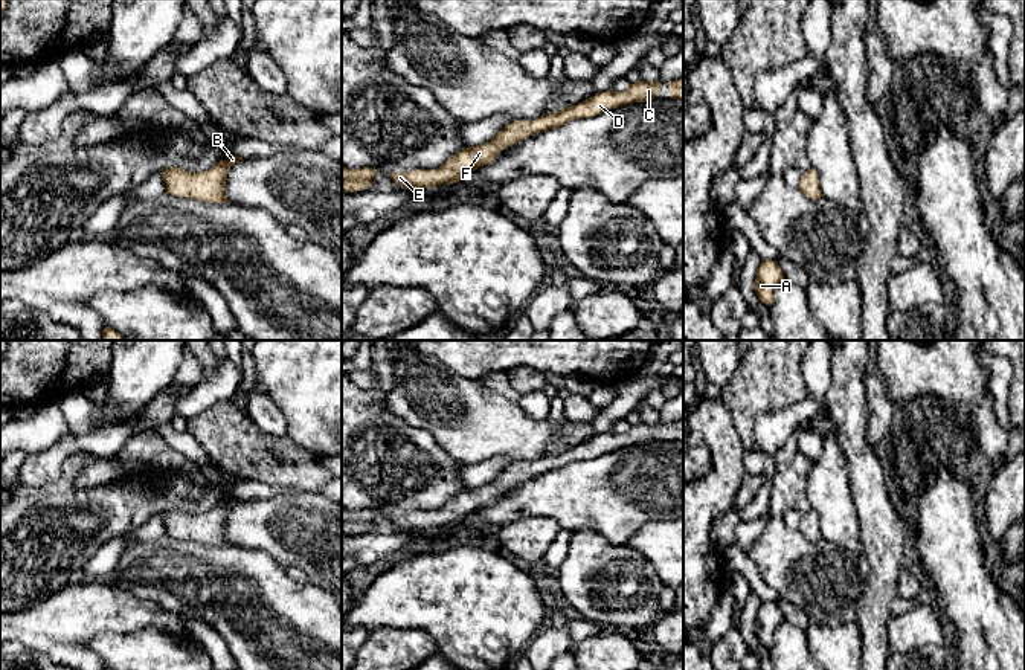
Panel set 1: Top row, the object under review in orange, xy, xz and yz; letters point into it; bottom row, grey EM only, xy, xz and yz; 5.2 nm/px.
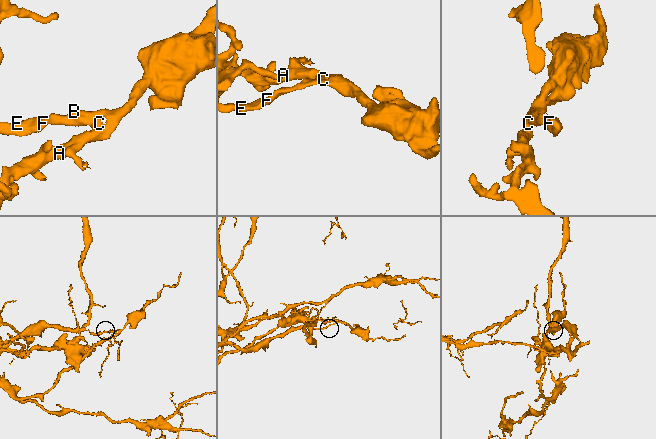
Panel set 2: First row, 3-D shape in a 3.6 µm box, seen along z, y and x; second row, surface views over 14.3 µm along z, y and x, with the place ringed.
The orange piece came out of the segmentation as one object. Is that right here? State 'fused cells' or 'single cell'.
fused cells

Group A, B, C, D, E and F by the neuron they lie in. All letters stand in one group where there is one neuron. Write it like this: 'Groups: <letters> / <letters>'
Groups: A B C D / E F

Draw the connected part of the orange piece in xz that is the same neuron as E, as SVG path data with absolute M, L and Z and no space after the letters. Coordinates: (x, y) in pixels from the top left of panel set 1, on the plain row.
M516 462L511 465L506 465L491 482L468 488L451 499L448 499L439 510L433 511L415 511L407 514L394 514L390 516L390 520L401 530L407 531L419 531L419 530L433 530L444 525L459 525L467 514L476 513L479 508L491 505L497 498L508 488L517 485L519 482L523 482L532 476L543 475L541 470L522 470L520 464L532 464L532 462Z

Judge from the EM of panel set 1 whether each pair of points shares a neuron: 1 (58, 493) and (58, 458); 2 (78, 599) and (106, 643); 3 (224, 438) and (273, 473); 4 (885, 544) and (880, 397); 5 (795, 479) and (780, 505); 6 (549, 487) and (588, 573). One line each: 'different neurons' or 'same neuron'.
1: different neurons
2: different neurons
3: same neuron
4: different neurons
5: same neuron
6: different neurons

